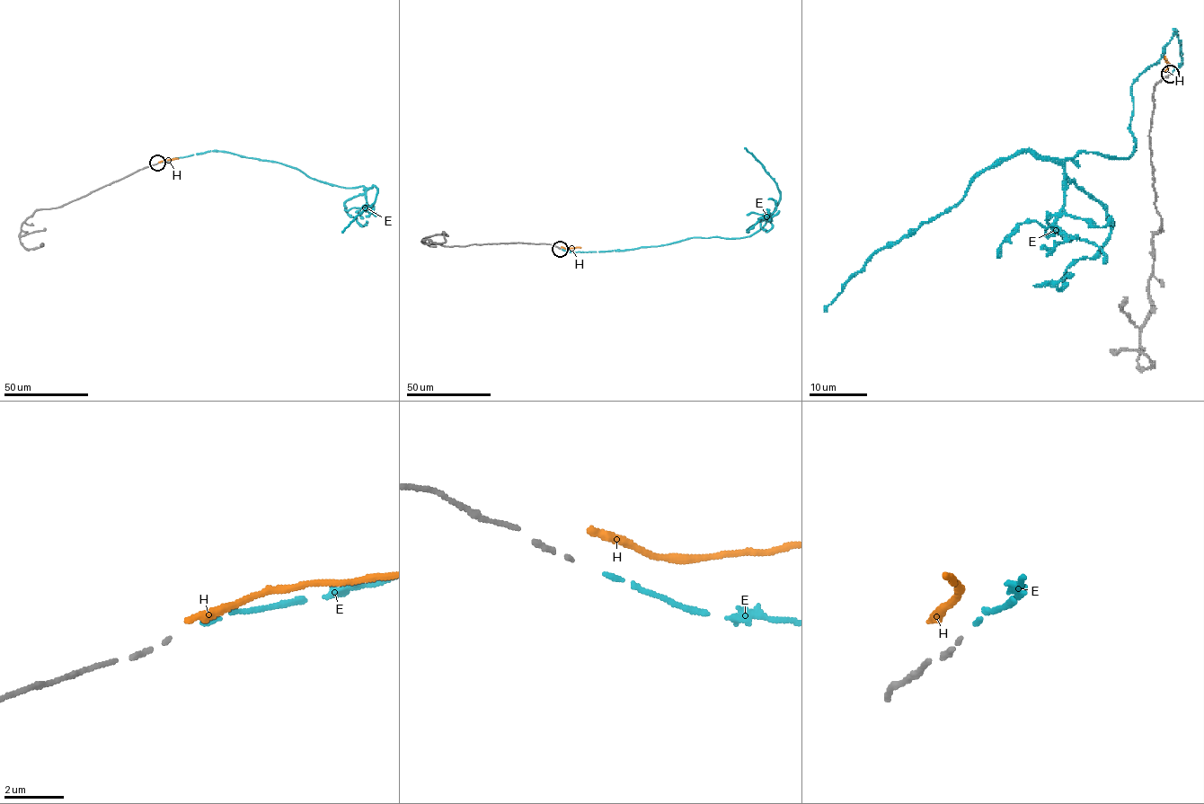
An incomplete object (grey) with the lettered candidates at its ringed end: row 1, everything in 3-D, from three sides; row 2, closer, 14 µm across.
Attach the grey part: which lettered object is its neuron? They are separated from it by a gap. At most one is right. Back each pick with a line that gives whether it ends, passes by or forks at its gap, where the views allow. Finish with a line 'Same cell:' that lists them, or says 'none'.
E: it ends
Same cell: E

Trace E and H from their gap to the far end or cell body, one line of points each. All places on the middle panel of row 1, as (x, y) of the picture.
E: (562, 250), (624, 251), (692, 237), (748, 236), (767, 220), (780, 191), (764, 166), (744, 147)
H: (562, 247), (580, 248)

